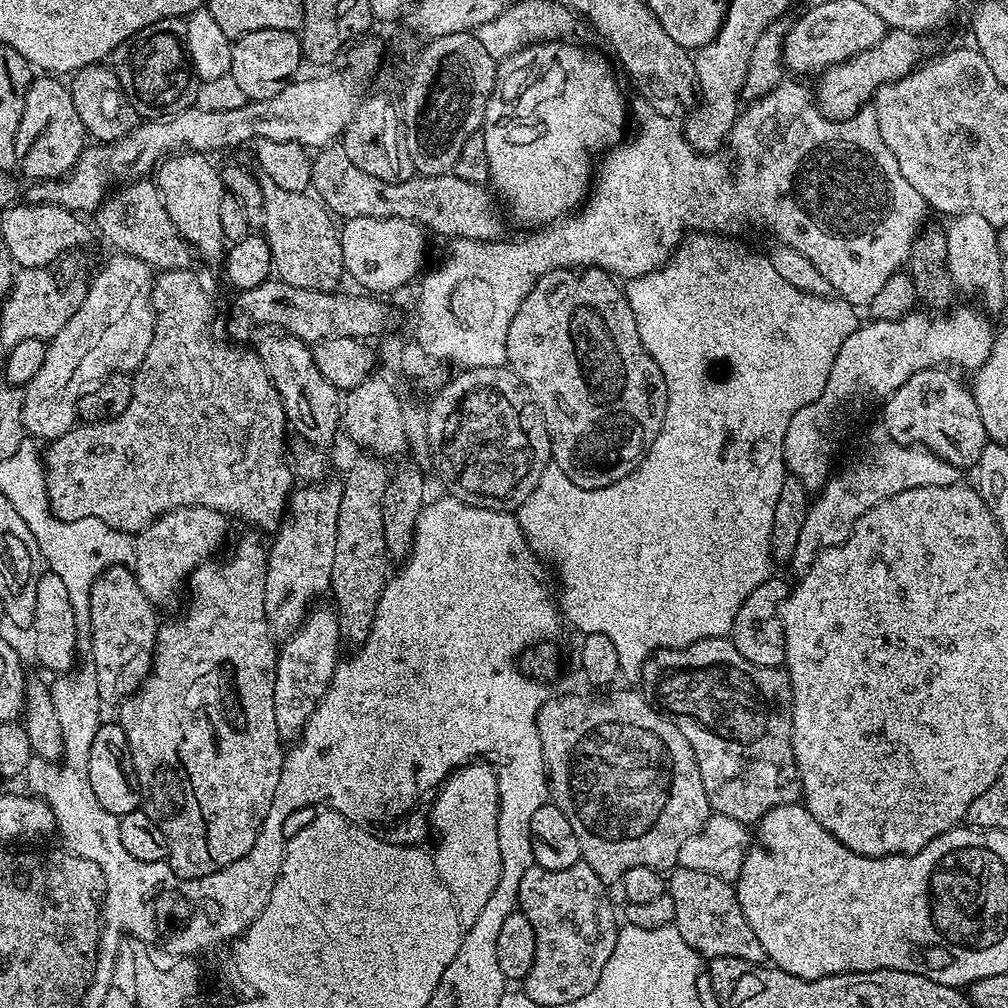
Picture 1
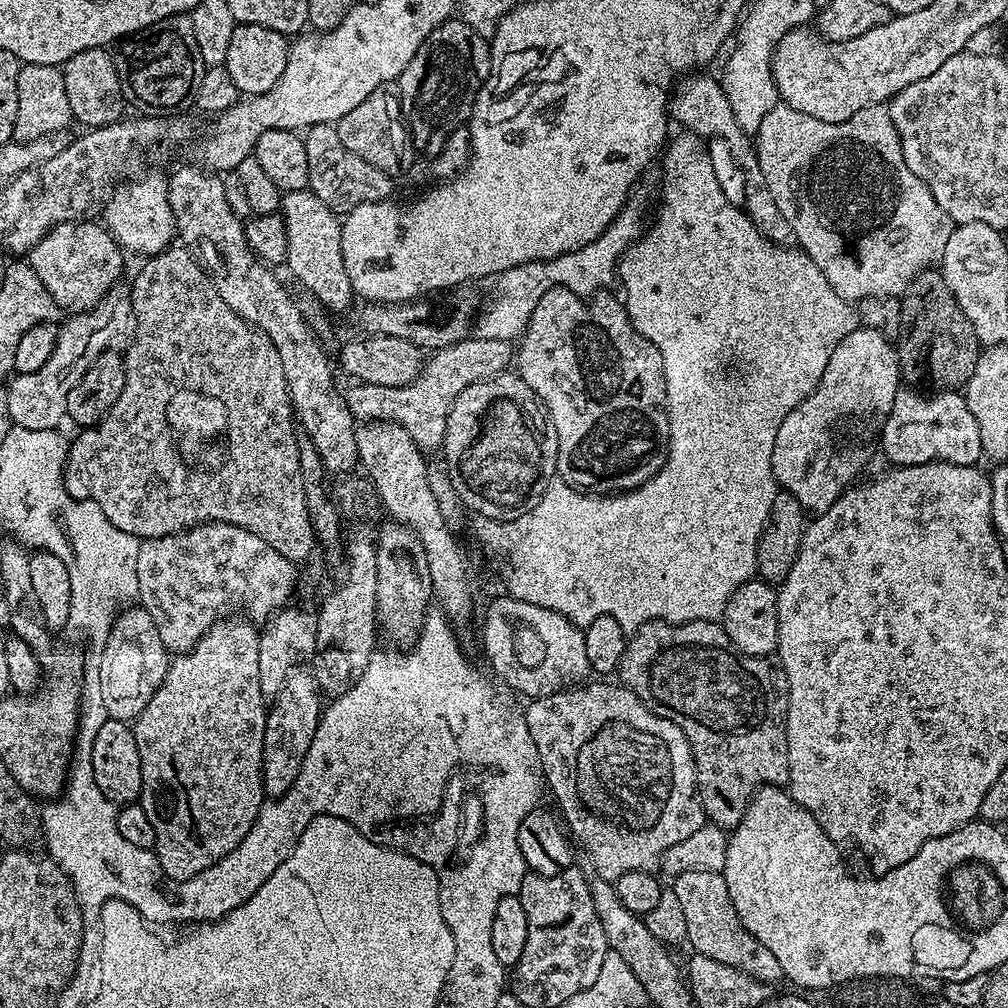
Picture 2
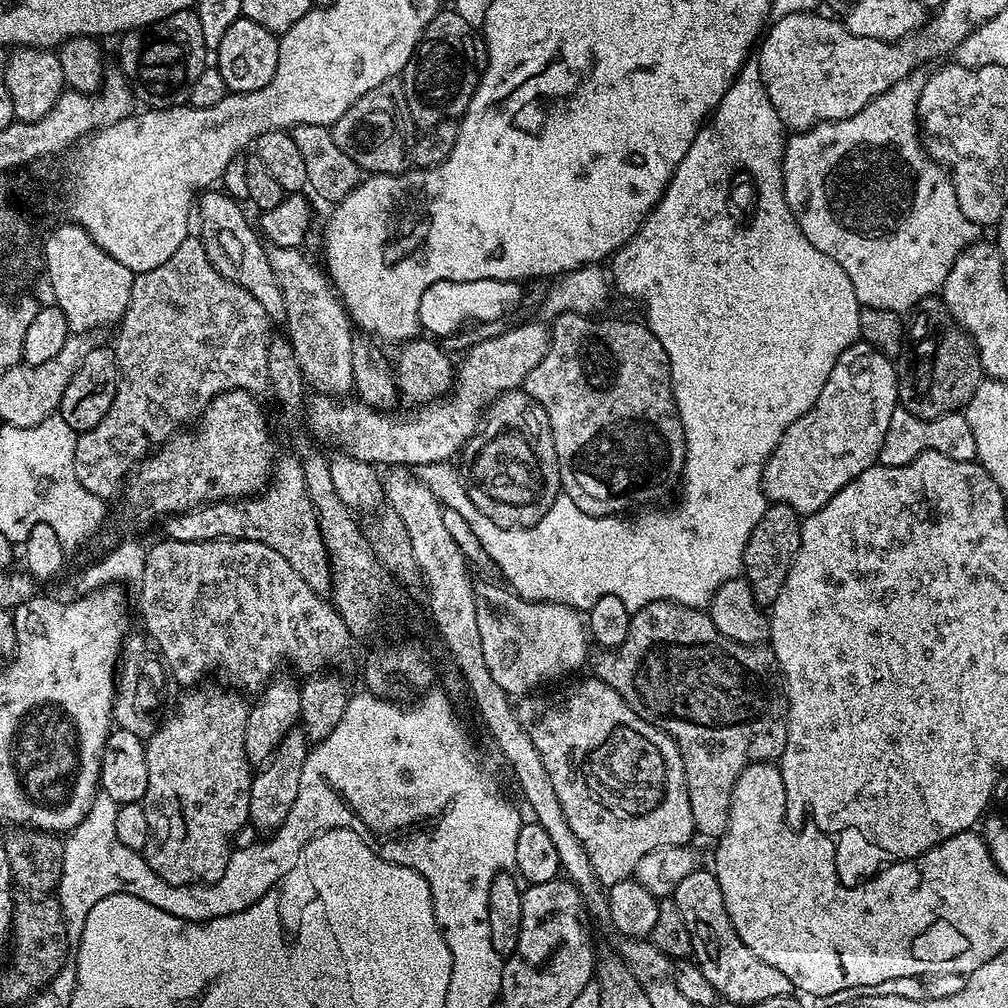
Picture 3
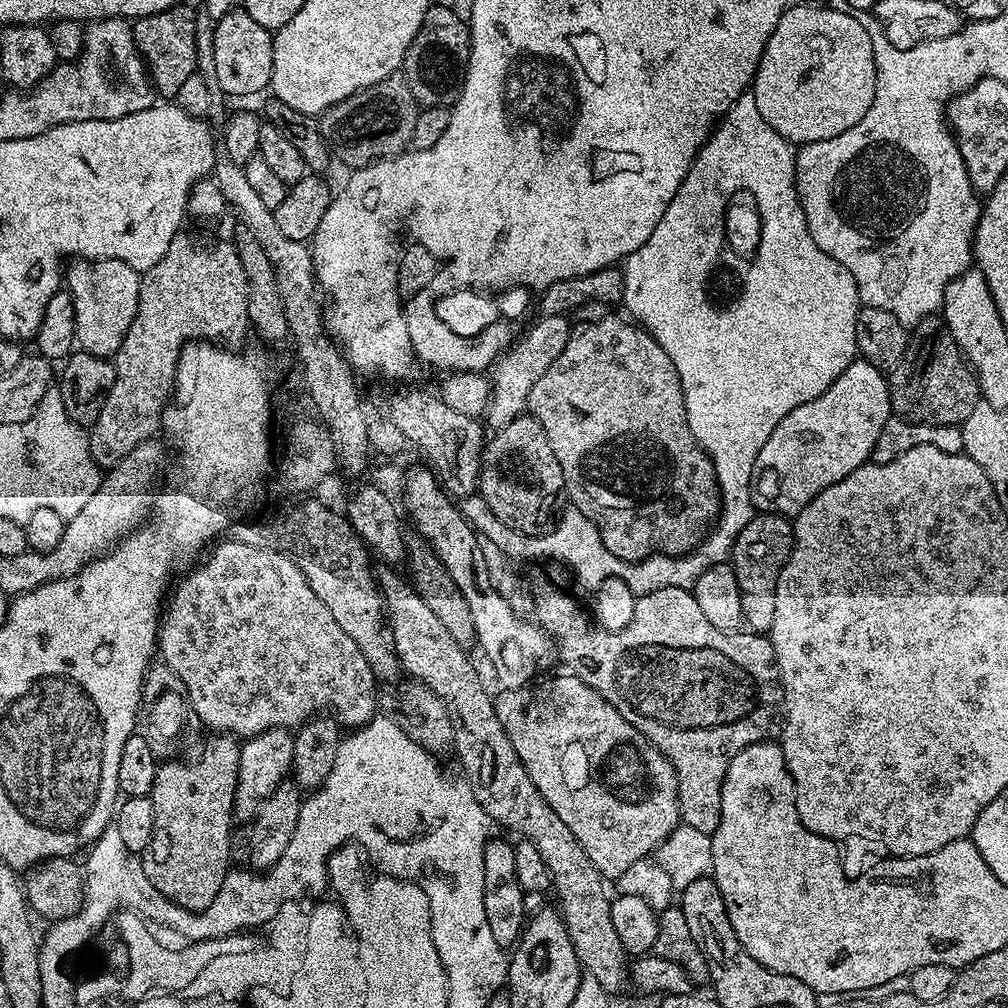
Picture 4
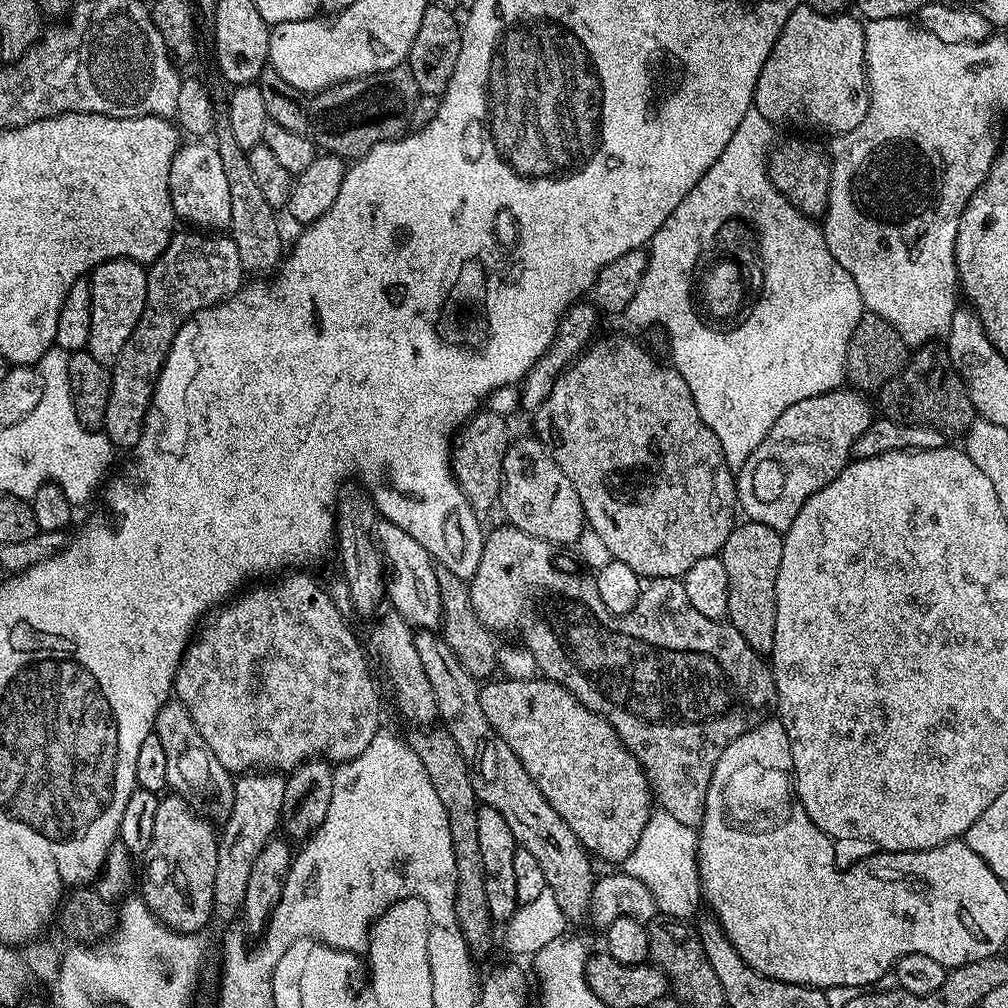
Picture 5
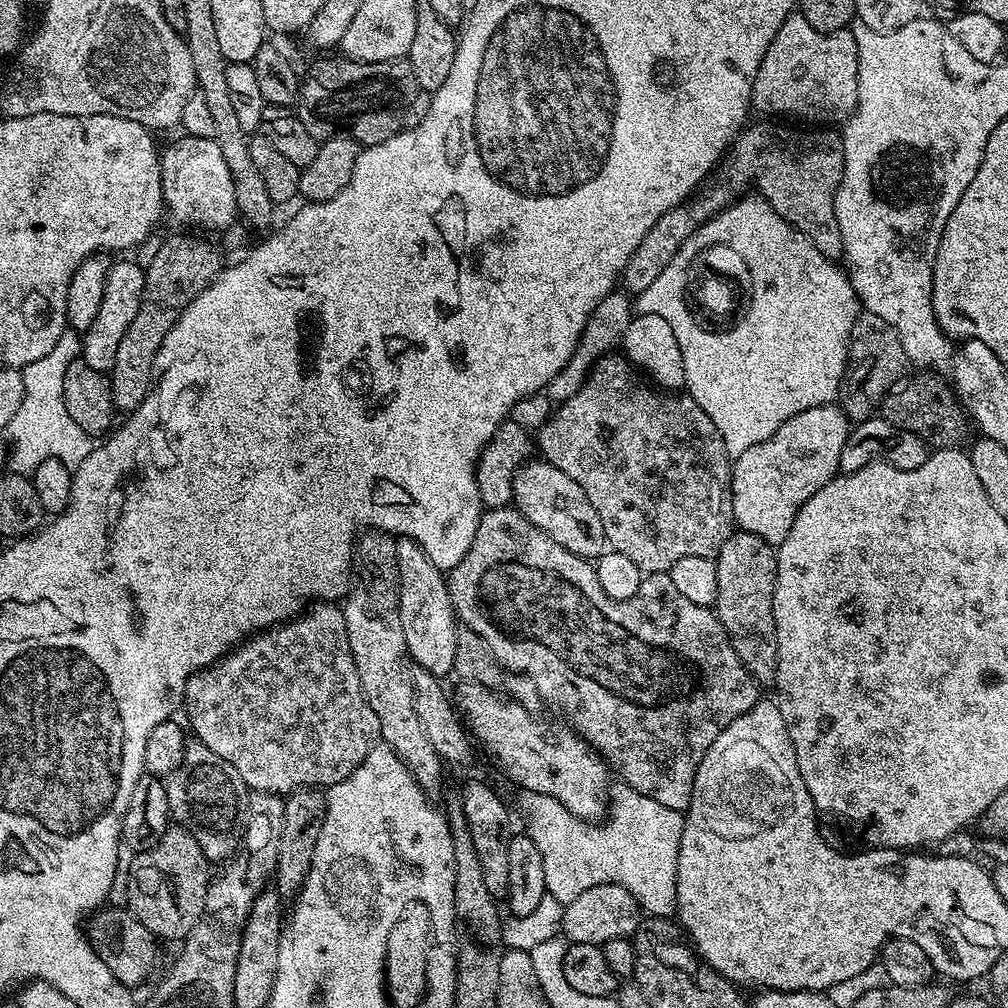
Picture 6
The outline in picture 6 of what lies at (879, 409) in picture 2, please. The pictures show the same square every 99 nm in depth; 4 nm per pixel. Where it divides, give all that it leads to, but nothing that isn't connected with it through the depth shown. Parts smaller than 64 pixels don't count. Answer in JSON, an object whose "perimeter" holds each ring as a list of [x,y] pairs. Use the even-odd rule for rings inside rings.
{"perimeter":[[[835,403],[814,406],[810,410],[802,410],[802,414],[794,414],[770,438],[758,442],[758,446],[750,446],[746,454],[735,457],[732,465],[732,513],[736,519],[735,527],[742,532],[758,534],[768,544],[778,546],[790,534],[790,526],[794,526],[794,518],[802,506],[826,482],[833,480],[840,472],[842,446],[846,446],[846,438],[850,431],[850,421]]]}

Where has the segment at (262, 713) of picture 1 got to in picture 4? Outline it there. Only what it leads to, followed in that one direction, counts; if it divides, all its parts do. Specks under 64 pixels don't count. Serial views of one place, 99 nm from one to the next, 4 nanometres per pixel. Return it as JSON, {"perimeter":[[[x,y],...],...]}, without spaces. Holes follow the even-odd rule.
{"perimeter":[[[212,734],[209,737],[193,760],[172,758],[157,767],[151,795],[154,834],[147,852],[142,856],[146,878],[150,878],[154,890],[158,890],[188,914],[204,912],[212,905],[214,898],[222,890],[222,882],[228,877],[228,859],[232,856],[232,803],[236,794],[240,744],[237,737],[227,734]]]}

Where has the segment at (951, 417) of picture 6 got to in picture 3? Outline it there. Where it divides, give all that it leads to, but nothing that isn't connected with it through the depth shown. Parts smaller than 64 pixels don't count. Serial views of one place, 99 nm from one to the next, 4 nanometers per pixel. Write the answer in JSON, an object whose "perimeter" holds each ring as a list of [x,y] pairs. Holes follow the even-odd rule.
{"perimeter":[[[939,295],[927,296],[918,302],[906,328],[904,347],[895,361],[896,399],[905,408],[923,420],[959,412],[968,407],[974,390],[985,379],[976,344],[948,312]]]}

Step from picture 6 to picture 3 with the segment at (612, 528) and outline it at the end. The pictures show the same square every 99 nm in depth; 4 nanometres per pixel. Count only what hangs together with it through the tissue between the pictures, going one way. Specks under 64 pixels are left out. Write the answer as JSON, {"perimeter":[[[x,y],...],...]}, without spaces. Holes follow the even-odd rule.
{"perimeter":[[[564,312],[561,316],[555,317],[551,321],[550,331],[548,334],[548,349],[542,358],[542,362],[538,362],[538,366],[534,366],[534,370],[530,370],[530,374],[525,378],[522,385],[523,391],[527,392],[529,396],[533,396],[539,404],[544,407],[546,414],[550,418],[550,426],[552,427],[552,437],[554,438],[554,450],[558,454],[558,462],[560,463],[560,487],[563,495],[569,496],[571,500],[578,506],[580,510],[591,516],[615,516],[623,513],[624,500],[620,496],[641,496],[644,500],[652,500],[648,502],[656,502],[659,496],[664,496],[672,488],[672,479],[679,477],[682,472],[682,465],[684,463],[684,427],[680,421],[680,415],[676,409],[676,399],[674,398],[674,390],[672,389],[672,379],[670,378],[670,362],[666,358],[666,350],[662,346],[662,342],[658,342],[658,338],[654,338],[654,334],[648,329],[647,323],[639,322],[635,324],[632,320],[600,320],[604,318],[597,318],[595,315],[583,316],[577,312]]]}

